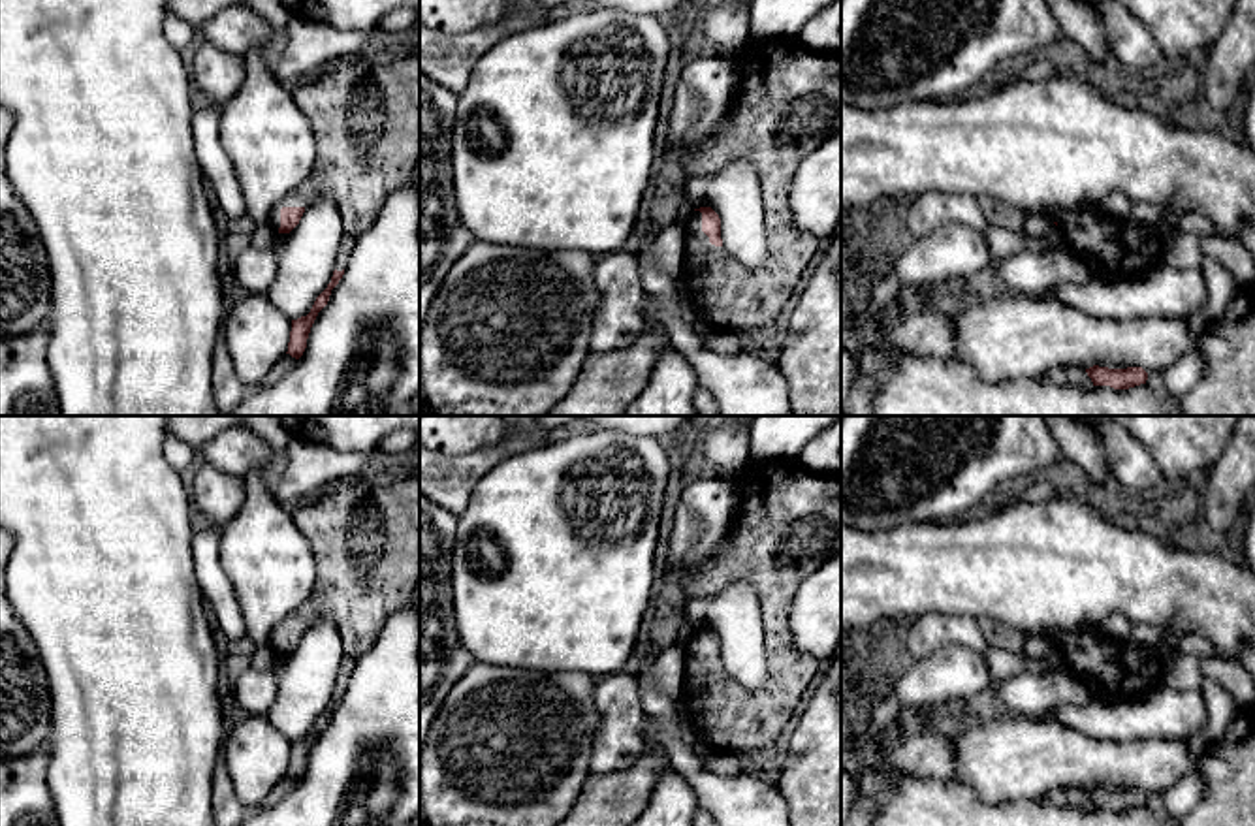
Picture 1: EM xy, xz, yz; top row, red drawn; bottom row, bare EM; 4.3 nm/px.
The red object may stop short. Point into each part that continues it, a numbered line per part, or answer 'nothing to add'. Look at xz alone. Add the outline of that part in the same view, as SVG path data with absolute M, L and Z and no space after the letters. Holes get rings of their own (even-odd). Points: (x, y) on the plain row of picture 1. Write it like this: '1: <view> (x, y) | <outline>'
1: xz (787, 524) | M755 459L739 482L739 497L728 542L721 555L700 570L685 570L681 593L687 598L711 598L732 583L747 581L760 598L768 681L743 687L724 668L715 668L702 653L702 634L685 643L685 685L679 698L698 739L717 751L768 756L805 689L818 674L818 660L798 651L788 615L802 581L841 549L841 476L822 476L796 459Z

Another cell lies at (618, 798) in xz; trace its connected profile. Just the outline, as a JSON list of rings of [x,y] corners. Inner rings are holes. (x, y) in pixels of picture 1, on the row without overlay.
[[[647,747],[630,766],[589,775],[572,811],[557,826],[632,826],[668,766],[660,747]]]

